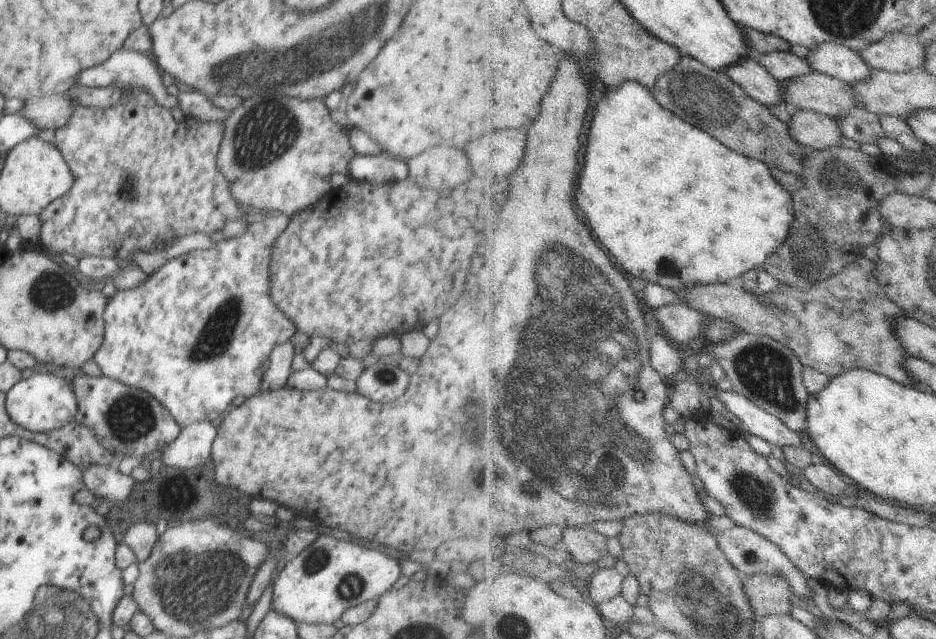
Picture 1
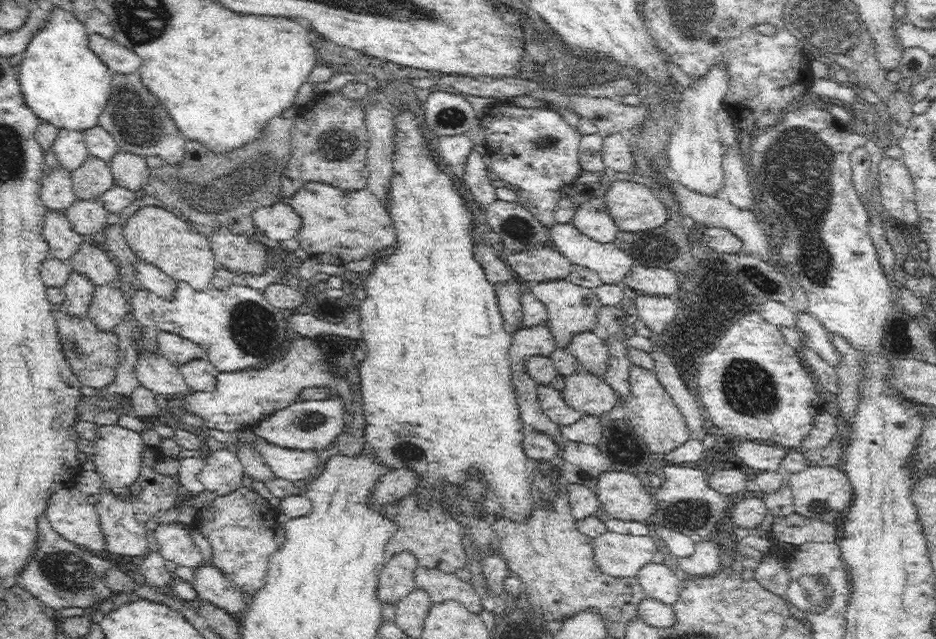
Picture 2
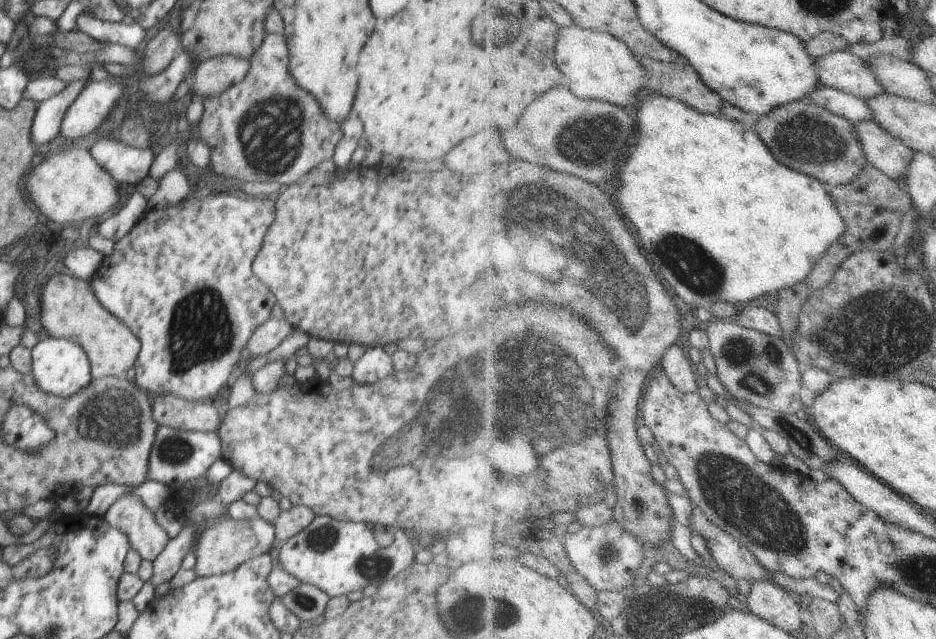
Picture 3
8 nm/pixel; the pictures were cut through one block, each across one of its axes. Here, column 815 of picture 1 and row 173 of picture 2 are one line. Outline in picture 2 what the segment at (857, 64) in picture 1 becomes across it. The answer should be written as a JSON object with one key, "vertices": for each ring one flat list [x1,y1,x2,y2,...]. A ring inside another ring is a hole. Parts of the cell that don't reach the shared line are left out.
{"vertices":[[63,168,52,170,42,184,40,199,49,212,64,213,76,198,71,186,70,172]]}

